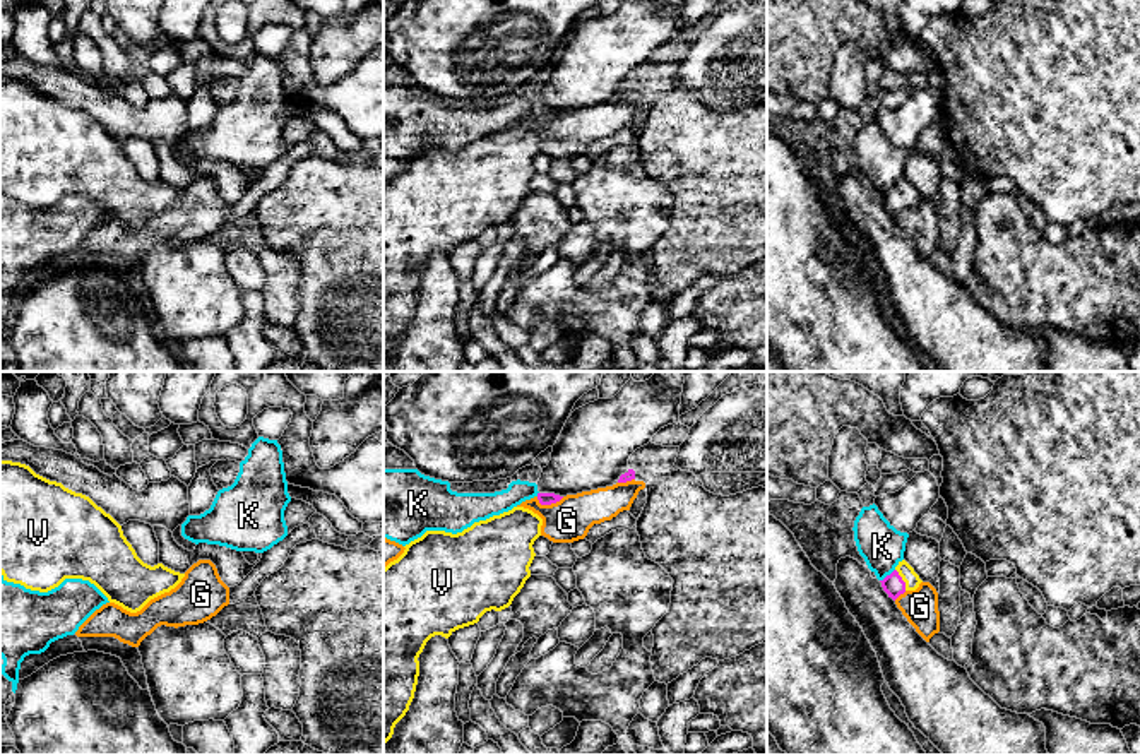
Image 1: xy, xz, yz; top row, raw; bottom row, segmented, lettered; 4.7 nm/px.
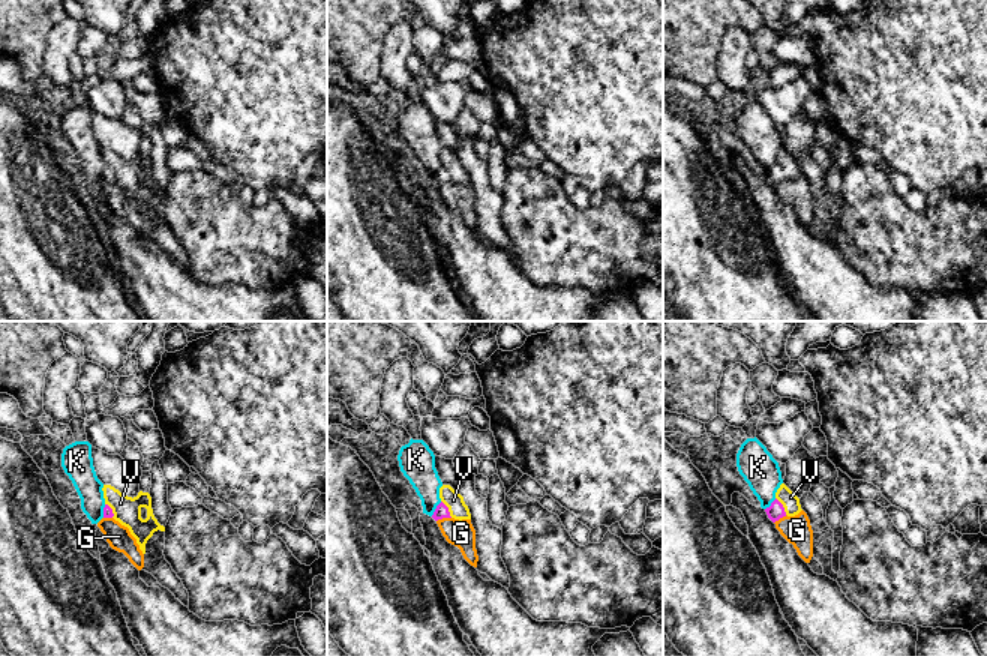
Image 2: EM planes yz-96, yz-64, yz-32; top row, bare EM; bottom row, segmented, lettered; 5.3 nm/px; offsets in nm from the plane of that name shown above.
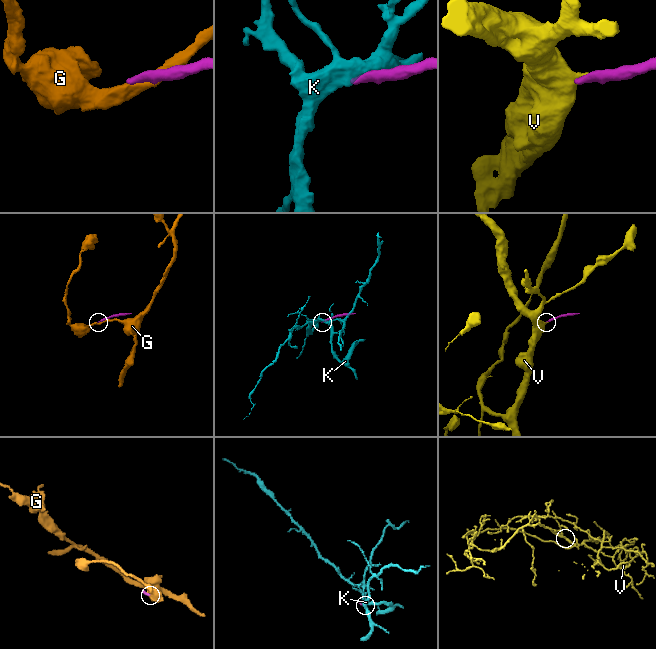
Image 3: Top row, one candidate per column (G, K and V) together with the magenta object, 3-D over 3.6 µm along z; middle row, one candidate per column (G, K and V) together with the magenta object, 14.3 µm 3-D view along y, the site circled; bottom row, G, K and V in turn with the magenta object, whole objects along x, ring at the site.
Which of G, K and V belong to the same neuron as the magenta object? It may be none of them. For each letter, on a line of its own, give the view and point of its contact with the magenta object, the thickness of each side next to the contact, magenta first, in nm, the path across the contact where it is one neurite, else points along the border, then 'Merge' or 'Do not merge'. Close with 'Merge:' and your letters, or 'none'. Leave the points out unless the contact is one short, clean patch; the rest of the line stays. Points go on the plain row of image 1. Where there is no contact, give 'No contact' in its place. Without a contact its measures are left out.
G: Touches magenta at xz (550, 120). Thickness 60 nm (magenta) against 200 nm. Do not merge
K: Touches magenta at yz (887, 192). Thickness 100 nm (magenta) against 200 nm. Boundary: yz (894, 185), (880, 197). Do not merge
V: Touches magenta at yz (901, 196). Thickness 100 nm (magenta) against 70 nm. Path across: yz (894, 202), (901, 196), (908, 190). Merge
Merge: V

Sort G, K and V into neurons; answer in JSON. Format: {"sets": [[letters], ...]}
{"sets": [["G"], ["K"], ["V"]]}

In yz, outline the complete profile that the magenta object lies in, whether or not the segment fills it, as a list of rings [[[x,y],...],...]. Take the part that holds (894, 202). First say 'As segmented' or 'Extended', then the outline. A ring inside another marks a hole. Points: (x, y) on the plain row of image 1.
Extended. [[[902,176],[895,187],[880,199],[888,214],[895,217],[905,207],[916,207],[923,197],[914,185]]]

